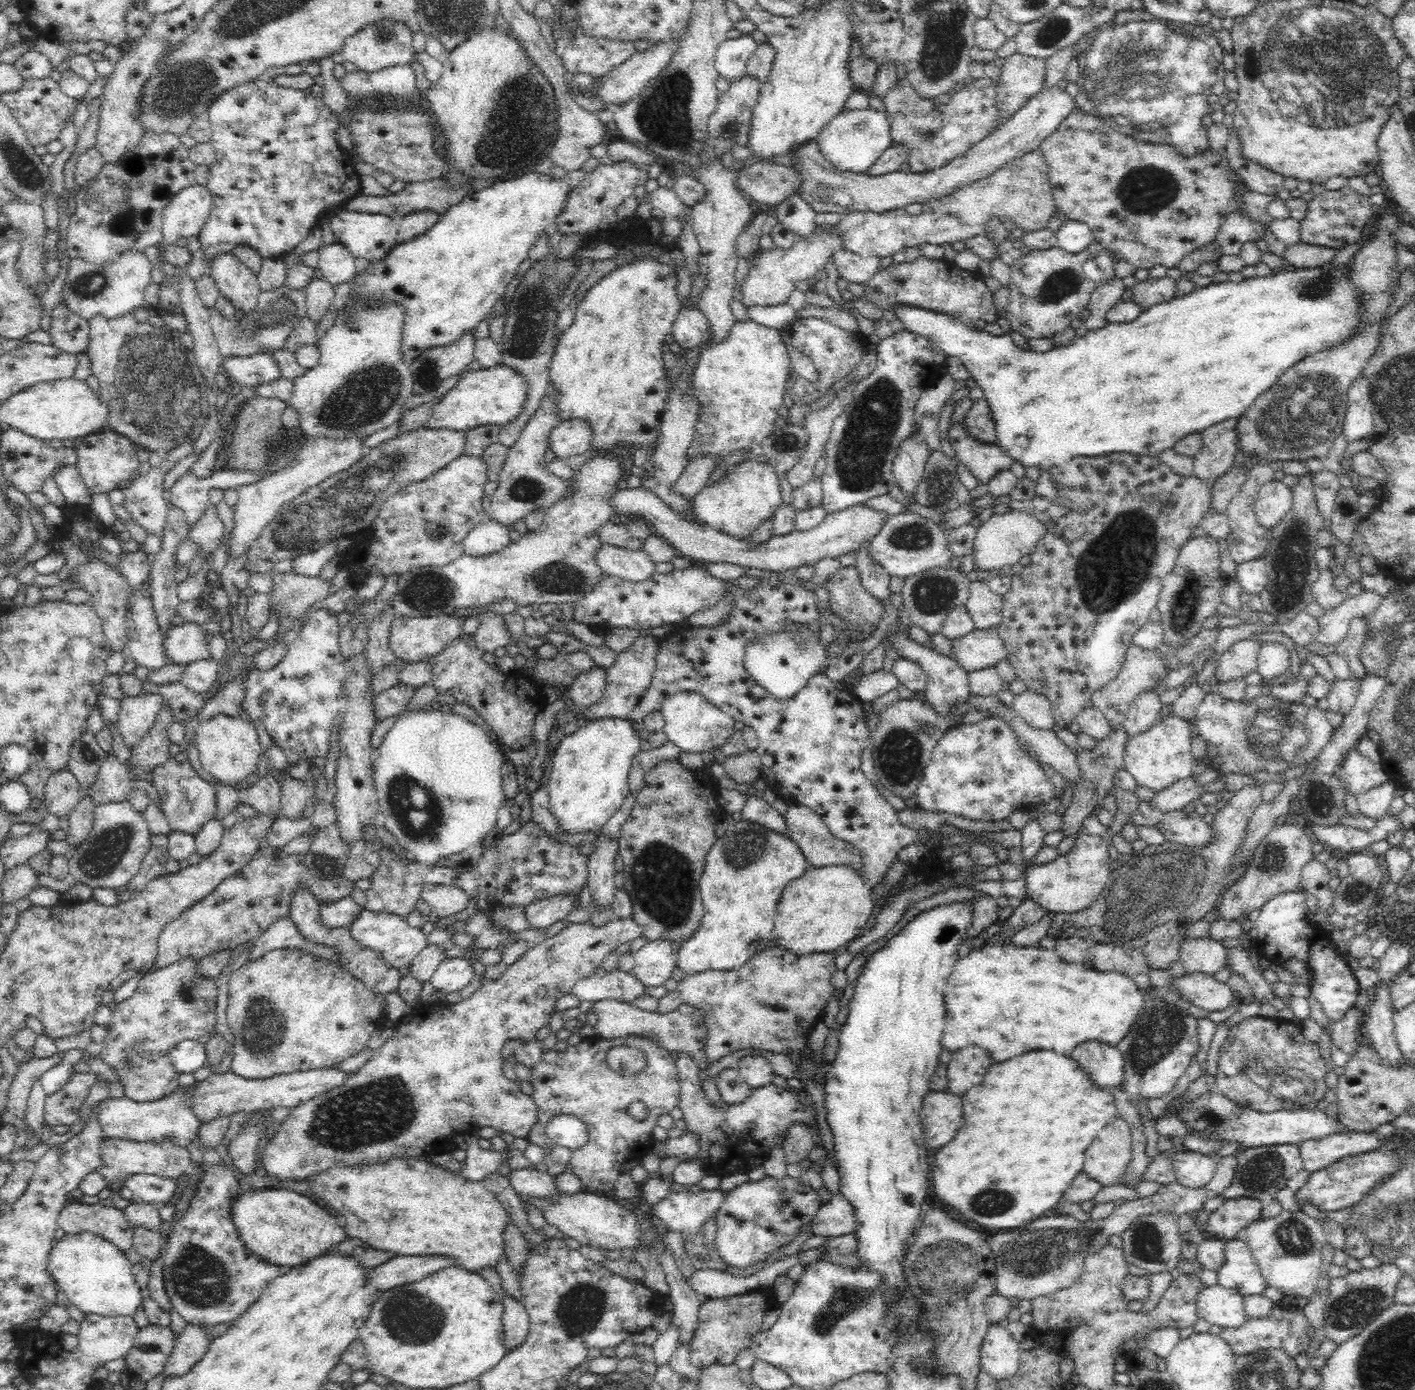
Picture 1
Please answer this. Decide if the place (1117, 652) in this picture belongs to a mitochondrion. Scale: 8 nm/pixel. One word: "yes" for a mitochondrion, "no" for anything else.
no

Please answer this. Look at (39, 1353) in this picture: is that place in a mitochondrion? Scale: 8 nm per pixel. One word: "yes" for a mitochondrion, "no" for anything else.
no

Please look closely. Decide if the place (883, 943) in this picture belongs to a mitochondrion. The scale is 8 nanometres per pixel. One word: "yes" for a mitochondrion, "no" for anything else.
no

